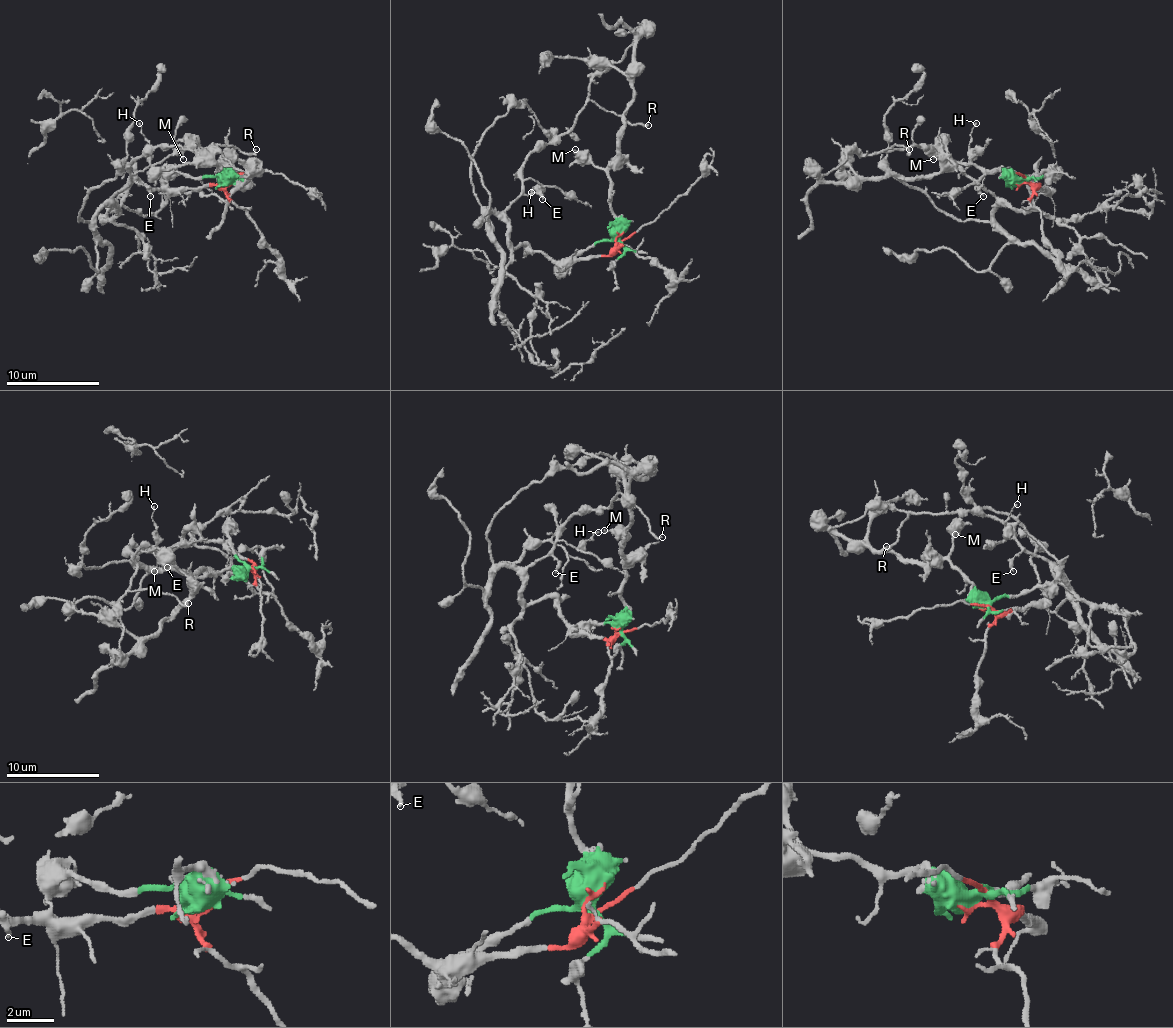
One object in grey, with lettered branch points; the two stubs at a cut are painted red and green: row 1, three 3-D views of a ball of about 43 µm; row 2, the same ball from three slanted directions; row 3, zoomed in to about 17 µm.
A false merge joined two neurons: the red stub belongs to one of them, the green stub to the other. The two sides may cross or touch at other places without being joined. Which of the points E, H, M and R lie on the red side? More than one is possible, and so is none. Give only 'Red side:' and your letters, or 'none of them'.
Red side: E, H, R

